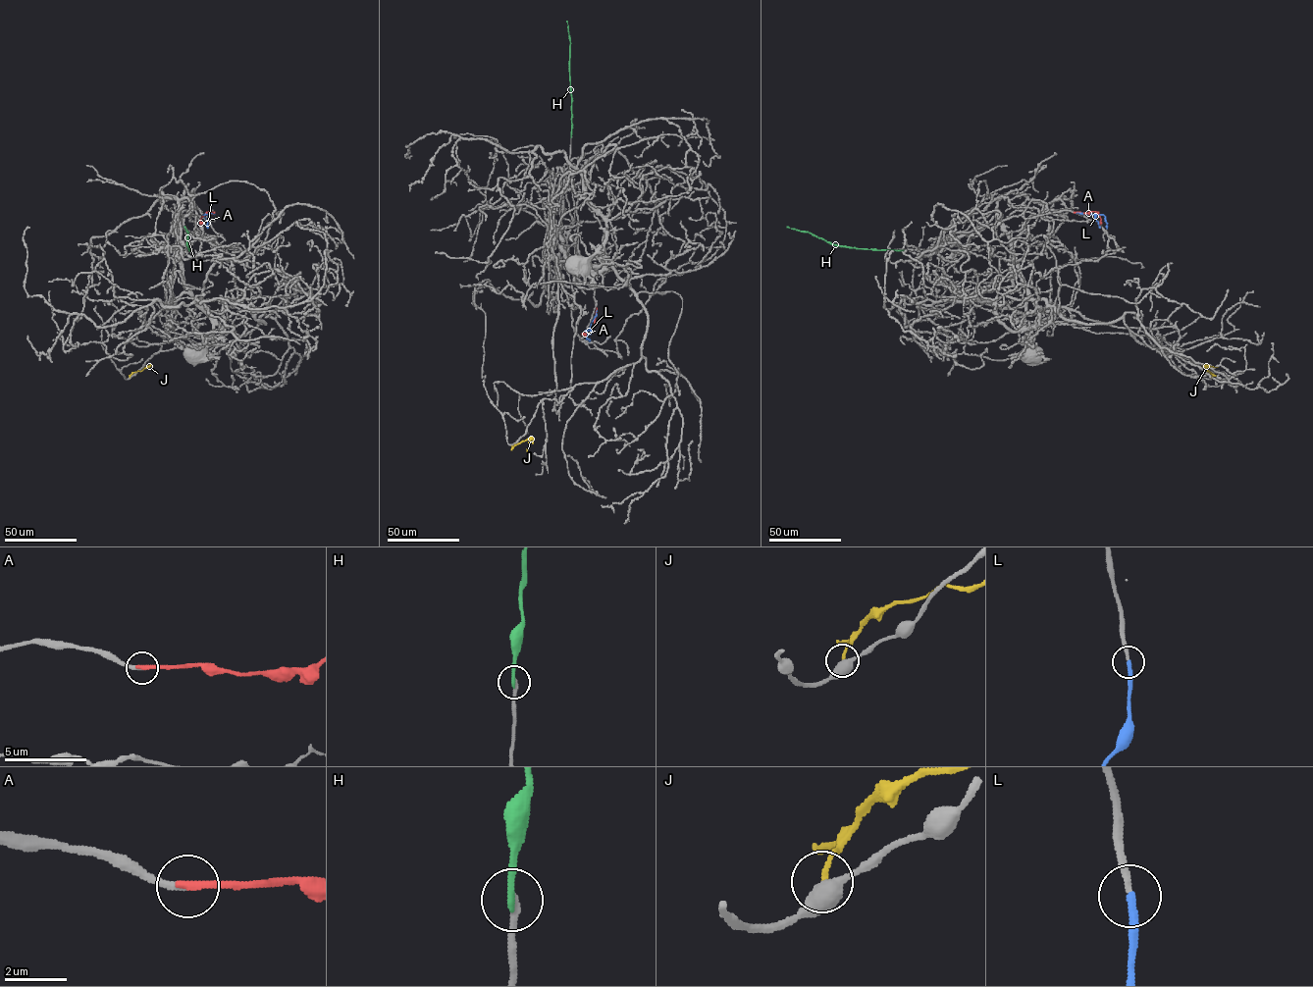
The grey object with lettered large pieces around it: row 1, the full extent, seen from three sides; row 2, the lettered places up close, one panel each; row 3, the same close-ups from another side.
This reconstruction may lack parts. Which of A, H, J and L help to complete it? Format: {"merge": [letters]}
{"merge": ["L"]}

